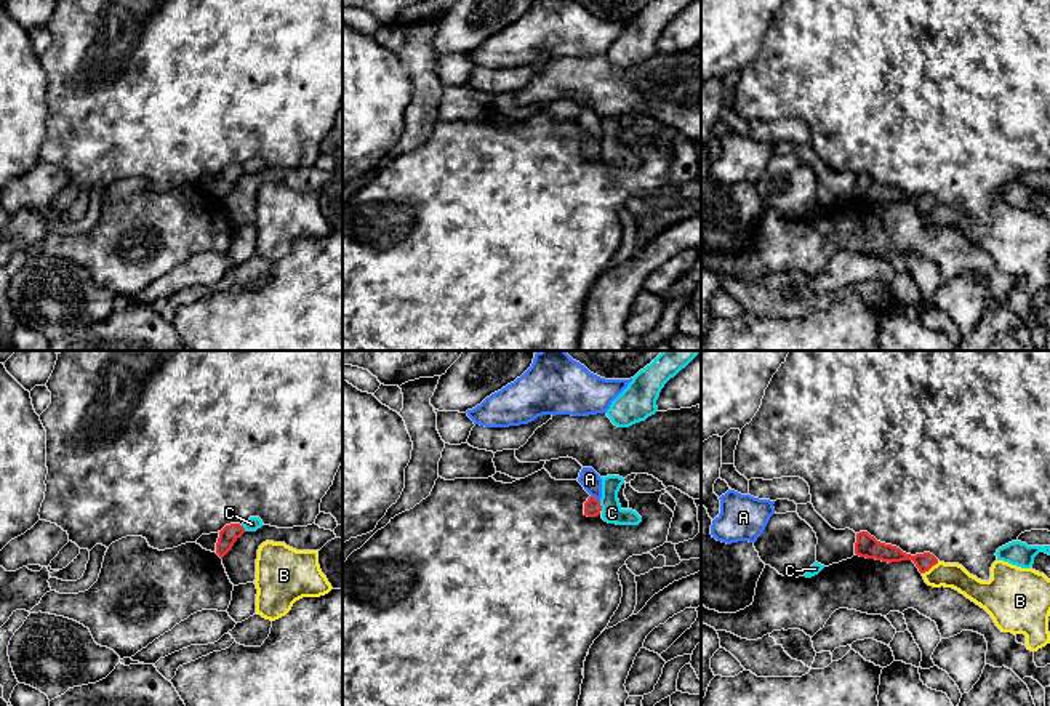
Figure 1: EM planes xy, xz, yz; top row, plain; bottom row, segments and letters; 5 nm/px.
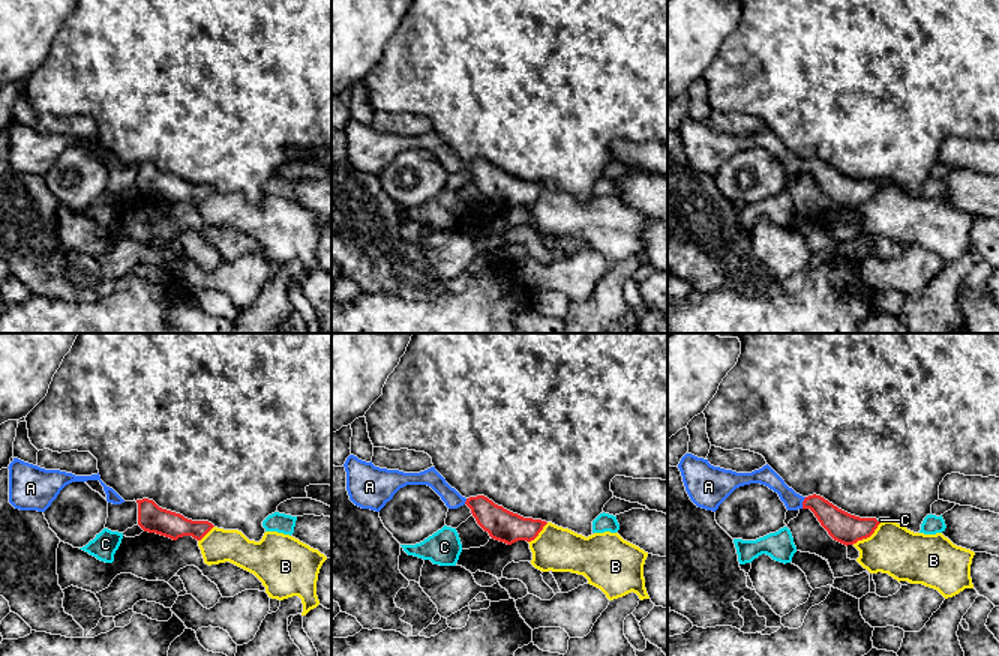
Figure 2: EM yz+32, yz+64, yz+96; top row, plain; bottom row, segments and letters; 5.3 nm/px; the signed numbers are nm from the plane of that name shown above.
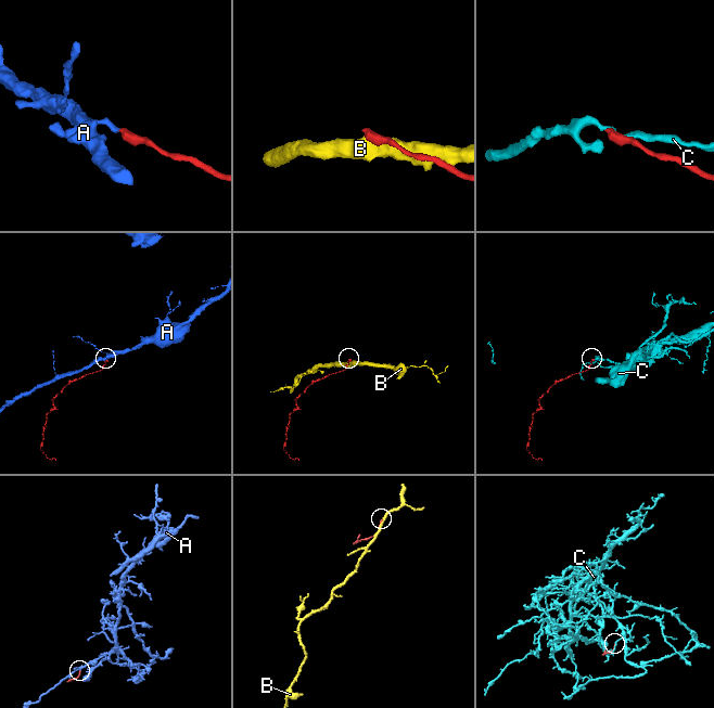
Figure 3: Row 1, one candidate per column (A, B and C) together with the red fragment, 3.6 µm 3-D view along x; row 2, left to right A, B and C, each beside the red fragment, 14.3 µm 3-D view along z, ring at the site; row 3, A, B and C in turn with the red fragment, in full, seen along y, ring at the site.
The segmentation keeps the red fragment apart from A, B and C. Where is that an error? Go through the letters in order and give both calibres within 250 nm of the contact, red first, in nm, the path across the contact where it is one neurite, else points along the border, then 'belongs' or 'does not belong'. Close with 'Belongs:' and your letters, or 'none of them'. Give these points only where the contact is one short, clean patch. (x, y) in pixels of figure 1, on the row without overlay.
A: 90/100 nm | across xz (593, 149), (594, 140), (594, 128), (589, 120) | belongs
B: 90/130 nm | does not belong
C: 90/110 nm | along xz (599, 143), (602, 151) | does not belong
Belongs: A

